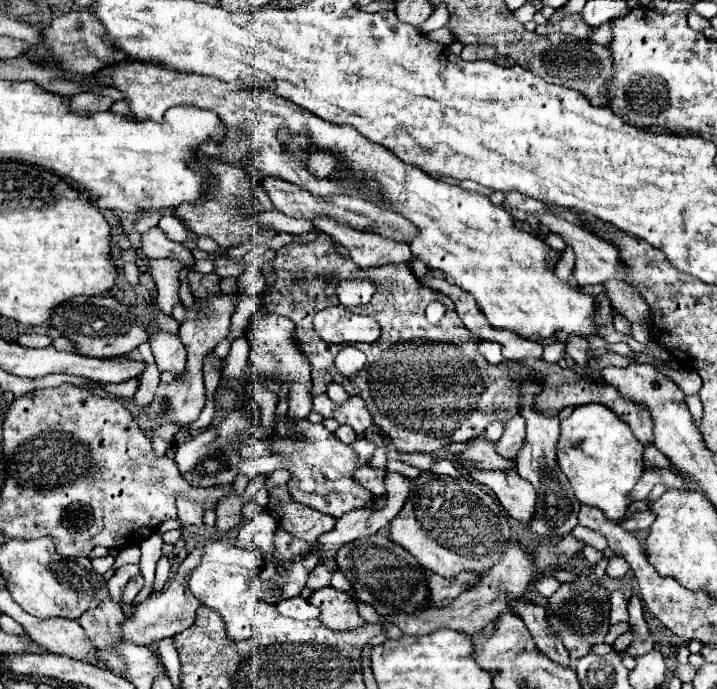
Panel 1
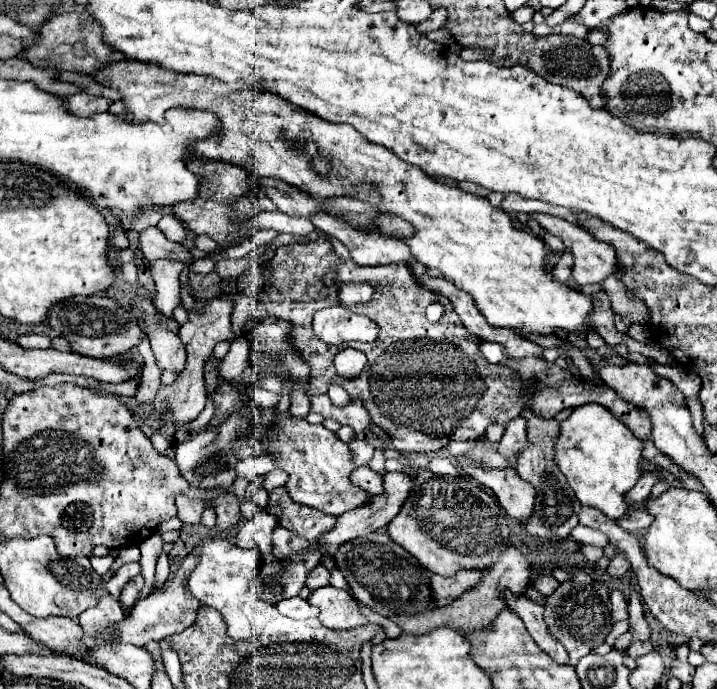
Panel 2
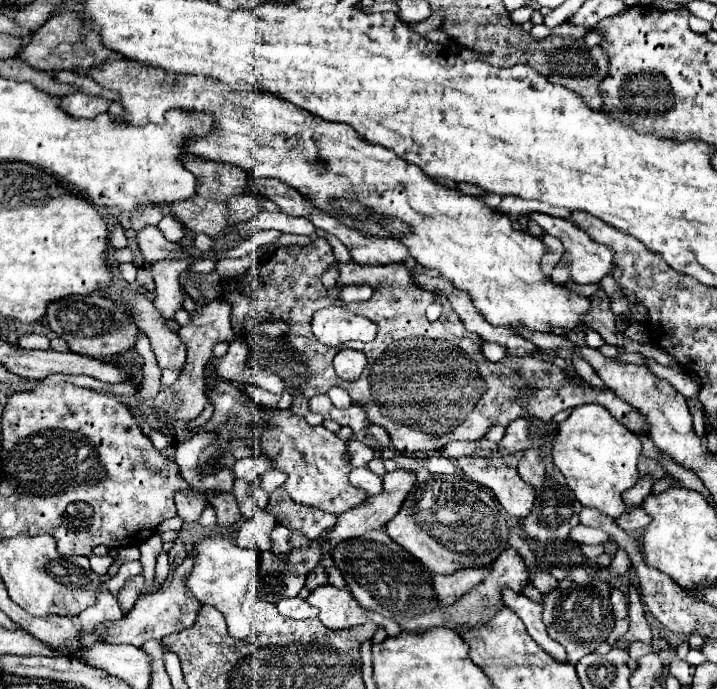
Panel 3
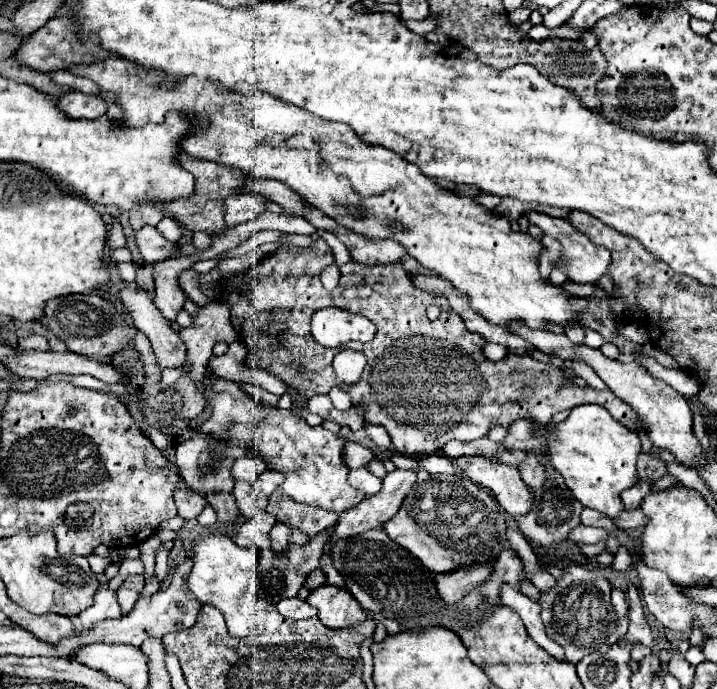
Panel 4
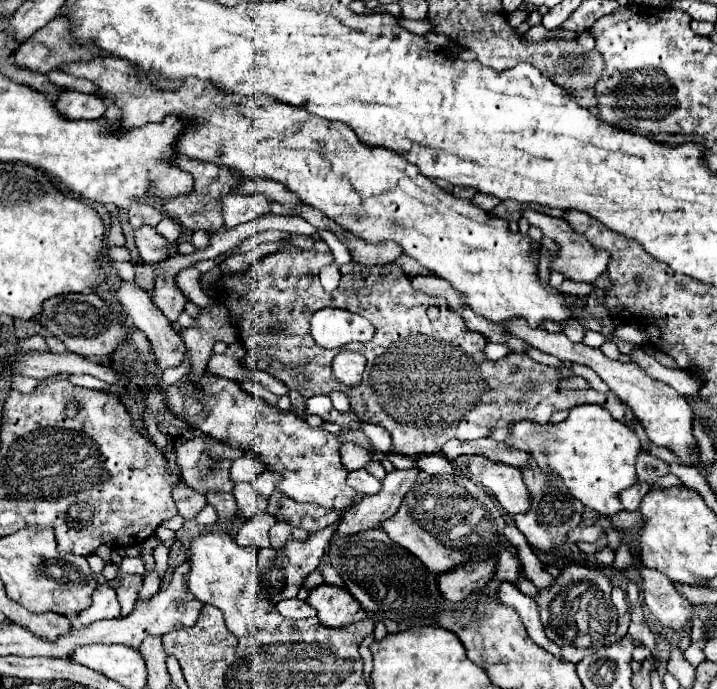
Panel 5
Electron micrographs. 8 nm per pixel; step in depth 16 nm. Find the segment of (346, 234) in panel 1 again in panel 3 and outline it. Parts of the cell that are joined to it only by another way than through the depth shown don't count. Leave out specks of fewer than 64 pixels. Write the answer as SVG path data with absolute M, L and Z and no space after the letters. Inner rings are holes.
M314 212L310 216L310 222L332 236L336 236L348 250L356 264L362 266L378 266L378 264L392 264L392 262L404 262L408 260L408 248L400 244L394 238L376 238L376 236L364 236L362 232L356 232L344 224L340 224L336 218Z

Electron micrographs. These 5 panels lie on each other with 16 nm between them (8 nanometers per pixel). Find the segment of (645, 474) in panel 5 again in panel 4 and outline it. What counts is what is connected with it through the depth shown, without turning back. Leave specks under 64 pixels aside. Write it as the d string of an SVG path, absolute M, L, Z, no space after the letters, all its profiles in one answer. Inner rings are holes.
M640 454L638 474L640 474L642 480L644 480L644 478L650 478L650 480L654 482L656 478L666 476L668 470L666 470L666 466L664 466L660 460L656 460L656 458L652 458L652 456L646 456L646 454Z

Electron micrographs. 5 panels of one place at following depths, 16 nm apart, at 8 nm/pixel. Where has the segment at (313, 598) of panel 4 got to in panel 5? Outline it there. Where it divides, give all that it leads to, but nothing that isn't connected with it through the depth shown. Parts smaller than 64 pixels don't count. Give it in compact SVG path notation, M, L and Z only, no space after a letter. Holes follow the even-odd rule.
M322 584L310 590L306 602L318 610L320 622L328 628L344 628L348 624L356 624L368 618L366 610L360 608L358 600L354 600L354 596L340 586Z

